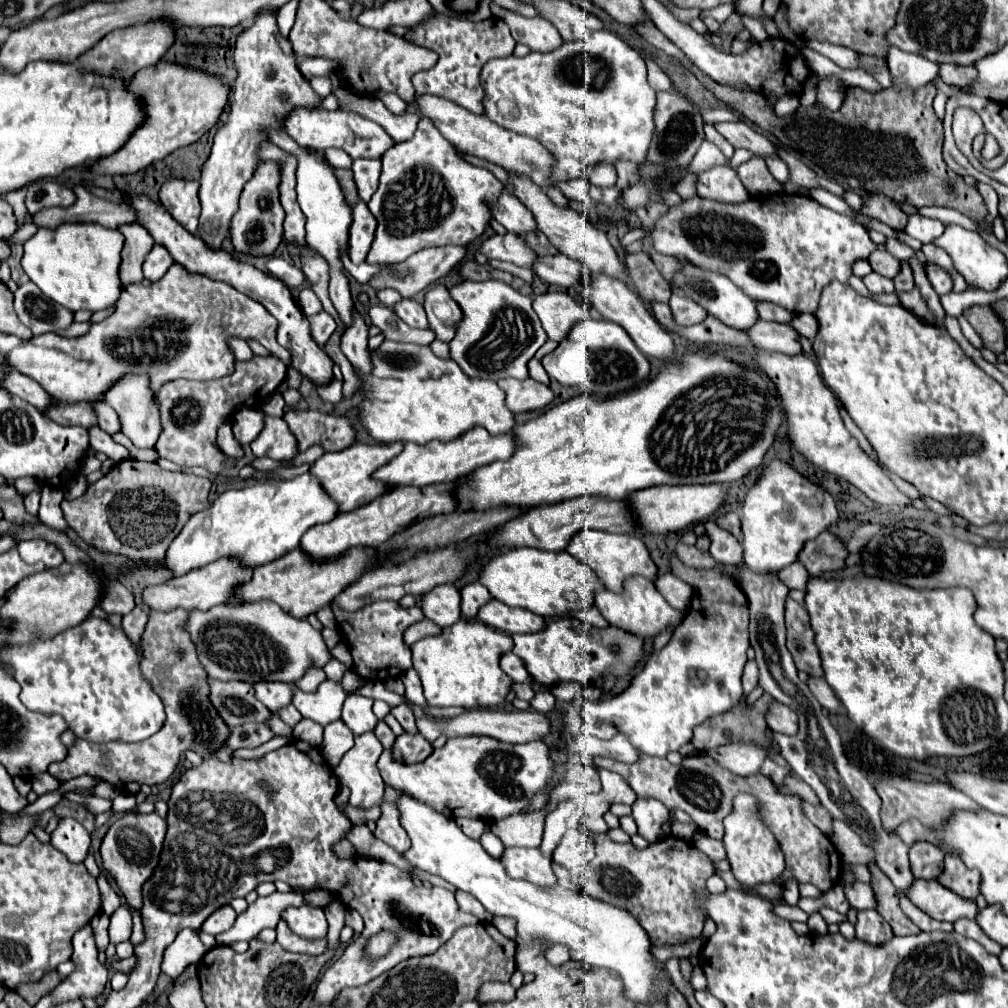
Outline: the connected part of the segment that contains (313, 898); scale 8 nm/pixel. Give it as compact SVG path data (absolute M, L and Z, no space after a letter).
M320 890L318 892L304 892L302 896L308 902L308 906L312 906L312 908L324 908L330 902L328 892L320 892Z

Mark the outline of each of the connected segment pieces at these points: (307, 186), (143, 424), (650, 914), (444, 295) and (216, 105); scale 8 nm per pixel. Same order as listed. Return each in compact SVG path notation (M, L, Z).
M276 132L272 140L278 148L288 152L298 160L298 170L296 170L296 194L298 194L298 204L306 216L306 244L310 244L318 254L322 254L330 266L330 298L334 302L340 319L343 324L352 322L352 308L354 302L350 298L348 290L348 276L342 266L342 252L348 248L348 230L352 224L352 206L346 200L346 194L334 174L334 166L328 162L326 154L320 150L310 150L304 146L298 146L286 132Z
M124 376L106 394L106 402L118 412L122 422L122 432L138 448L154 448L160 434L160 412L154 404L154 392L148 388L148 376Z
M584 826L578 828L596 840L596 856L590 862L594 878L582 886L590 898L598 898L616 908L628 910L632 916L636 916L636 920L640 920L640 926L648 932L648 938L656 946L684 942L702 934L706 912L700 908L700 904L696 904L694 892L706 888L706 880L714 874L714 866L710 858L690 840L666 836L646 850L636 850L632 842L618 844L606 834L596 834Z
M434 286L426 292L424 310L430 320L430 330L436 332L436 338L442 342L450 342L454 338L454 328L462 316L460 306L454 302L446 286Z
M164 60L136 72L130 86L146 104L146 122L120 152L94 164L94 172L98 174L134 174L166 158L174 150L198 142L218 122L232 92L230 84L220 76Z

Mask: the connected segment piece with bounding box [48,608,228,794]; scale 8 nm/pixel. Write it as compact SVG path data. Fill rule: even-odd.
M184 608L170 612L152 612L140 644L134 646L142 652L140 670L144 678L150 680L150 684L156 688L156 694L166 706L164 726L140 744L92 744L76 738L68 750L68 756L62 762L50 764L50 776L66 782L88 774L116 786L122 792L136 794L142 784L154 786L166 782L174 774L186 750L196 750L202 756L208 756L210 752L224 746L224 740L228 738L228 726L224 720L220 720L220 716L216 716L212 704L208 704L208 676L204 676L200 662L196 660L192 640L188 640L188 634L184 632L186 618L188 612L184 612Z

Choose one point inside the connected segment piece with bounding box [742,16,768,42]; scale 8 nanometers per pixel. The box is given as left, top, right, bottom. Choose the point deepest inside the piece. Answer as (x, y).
(756, 29)

